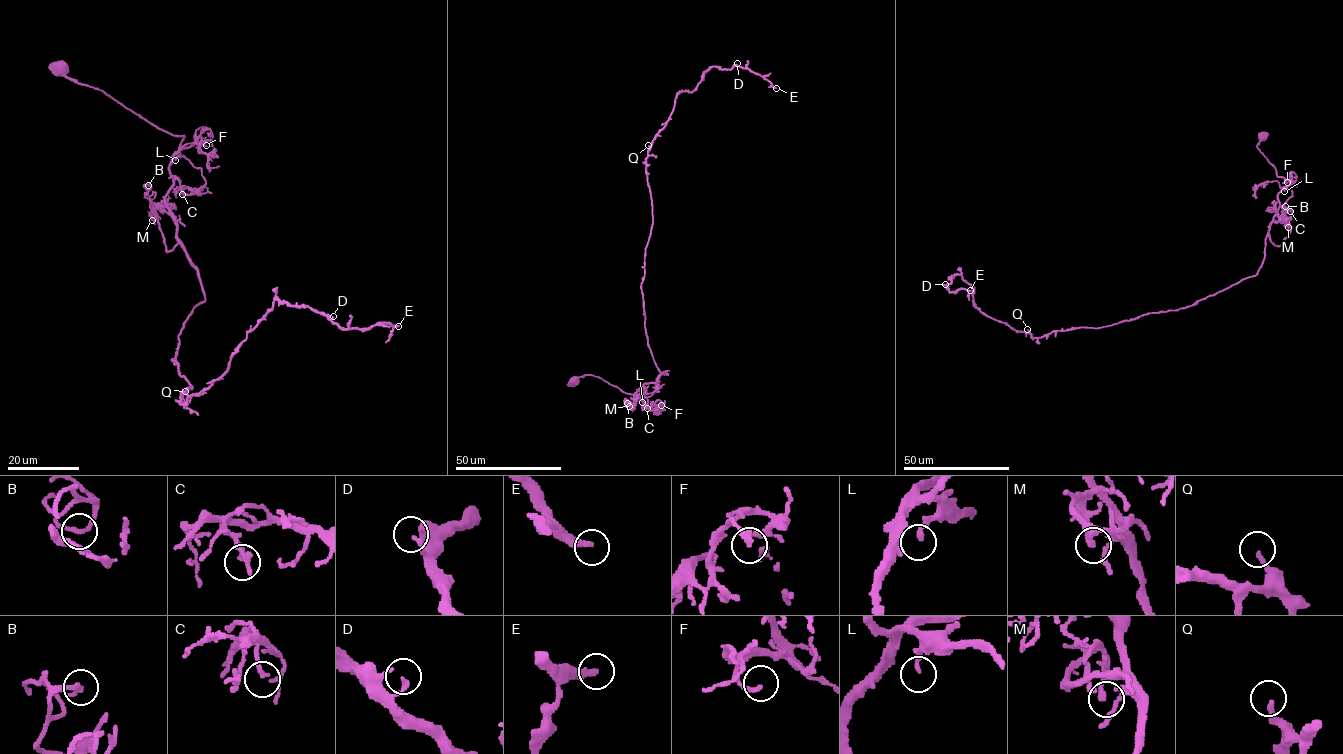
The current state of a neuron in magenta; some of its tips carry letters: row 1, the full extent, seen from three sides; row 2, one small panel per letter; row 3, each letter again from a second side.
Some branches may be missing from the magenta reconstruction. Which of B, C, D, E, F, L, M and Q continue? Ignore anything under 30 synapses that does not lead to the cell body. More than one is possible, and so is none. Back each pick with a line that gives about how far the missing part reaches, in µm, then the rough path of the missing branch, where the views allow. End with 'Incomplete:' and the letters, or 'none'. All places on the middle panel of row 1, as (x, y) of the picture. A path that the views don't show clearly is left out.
E: 70 µm | (776, 88), (803, 99), (839, 100), (846, 85), (849, 69), (856, 62), (854, 52), (851, 58)
Incomplete: E

